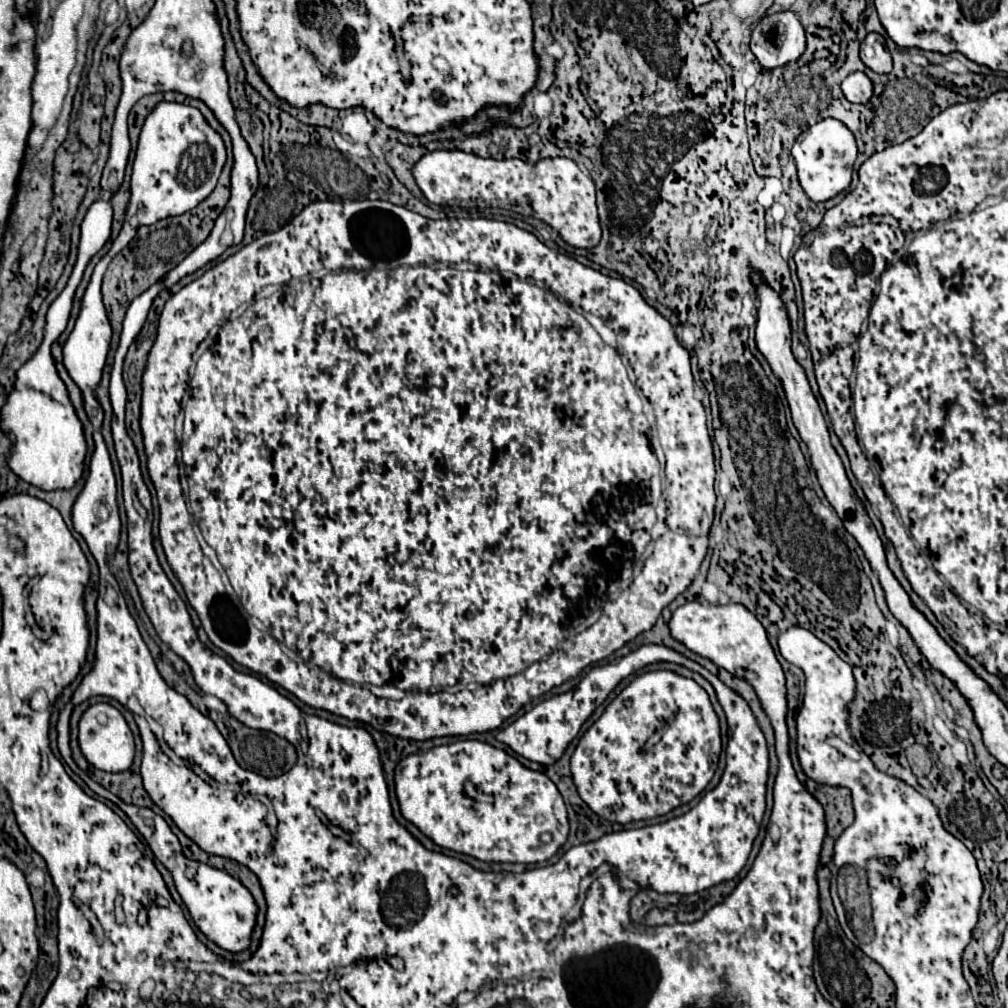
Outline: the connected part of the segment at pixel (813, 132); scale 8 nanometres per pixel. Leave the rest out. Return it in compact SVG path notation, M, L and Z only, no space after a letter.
M822 119L820 123L808 127L802 137L792 147L792 157L796 159L798 177L804 193L816 201L828 201L836 197L850 185L852 165L856 161L856 141L854 135L836 119Z

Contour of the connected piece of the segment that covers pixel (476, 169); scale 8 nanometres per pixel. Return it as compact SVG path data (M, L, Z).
M434 151L424 155L416 165L414 165L414 179L418 187L422 189L424 197L431 204L439 206L458 206L471 209L472 203L479 210L486 208L512 209L516 213L527 217L531 216L548 223L552 229L556 229L562 239L574 247L596 247L602 237L600 229L600 217L598 217L598 207L596 207L596 189L592 179L588 179L574 161L556 157L556 159L540 159L536 165L526 165L520 159L482 159L478 155L462 153L462 151Z

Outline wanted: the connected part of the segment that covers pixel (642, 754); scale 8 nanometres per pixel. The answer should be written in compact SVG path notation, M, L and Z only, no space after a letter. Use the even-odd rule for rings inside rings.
M650 671L638 675L606 707L602 717L582 735L572 755L570 771L580 797L596 815L612 823L626 825L632 821L666 815L674 807L684 805L692 801L696 795L700 795L714 777L720 751L722 751L722 741L720 741L718 717L708 699L708 693L696 681L680 677L672 671ZM658 729L664 729L660 741L650 751L644 751L646 741Z

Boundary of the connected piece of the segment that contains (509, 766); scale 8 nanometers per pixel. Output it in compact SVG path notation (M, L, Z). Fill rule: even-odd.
M462 739L448 745L432 747L426 753L408 755L396 765L394 783L400 813L404 815L404 819L414 823L436 845L458 853L466 853L480 861L524 865L542 863L548 861L568 838L568 814L558 787L544 773L526 769L518 759L514 759L506 751L476 739ZM542 833L552 833L550 845L542 845L538 841Z

